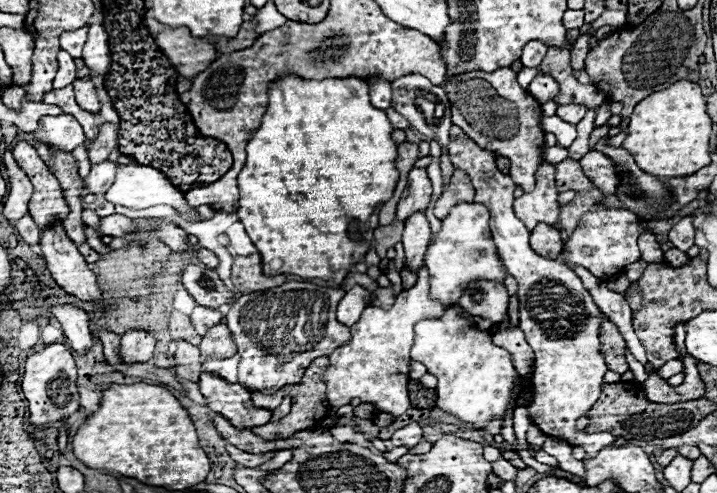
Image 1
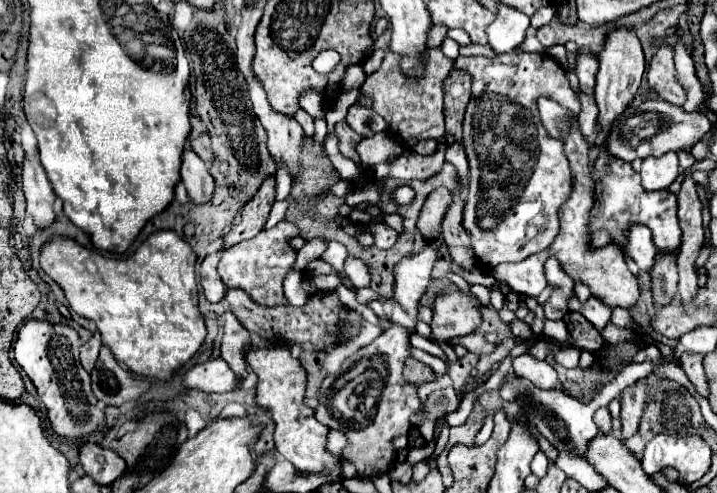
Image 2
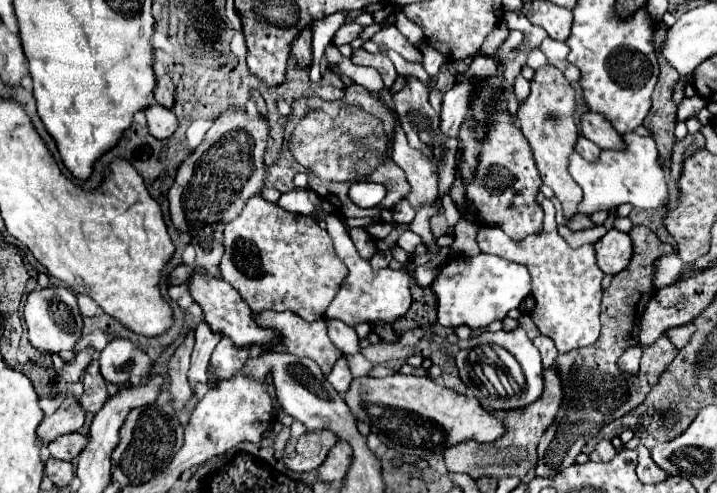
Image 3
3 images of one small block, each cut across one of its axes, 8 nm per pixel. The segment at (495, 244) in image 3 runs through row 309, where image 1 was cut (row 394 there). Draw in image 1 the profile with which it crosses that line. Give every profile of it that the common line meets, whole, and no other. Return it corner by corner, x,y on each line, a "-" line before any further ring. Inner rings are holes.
470,138
450,140
448,150
454,168
468,172
476,190
474,202
490,210
490,230
498,246
498,254
500,258
504,256
508,274
512,274
520,286
518,326
536,356
532,372
534,398
528,406
528,416
544,434
566,440
572,446
584,446
586,458
590,458
600,448
616,440
612,434
588,434
584,430
576,430
576,420
594,406
602,392
604,374
608,372
600,352
600,326
604,322
604,314
570,266
538,256
530,248
530,230
512,212
516,184
508,174
502,174
496,168
496,154
482,150

